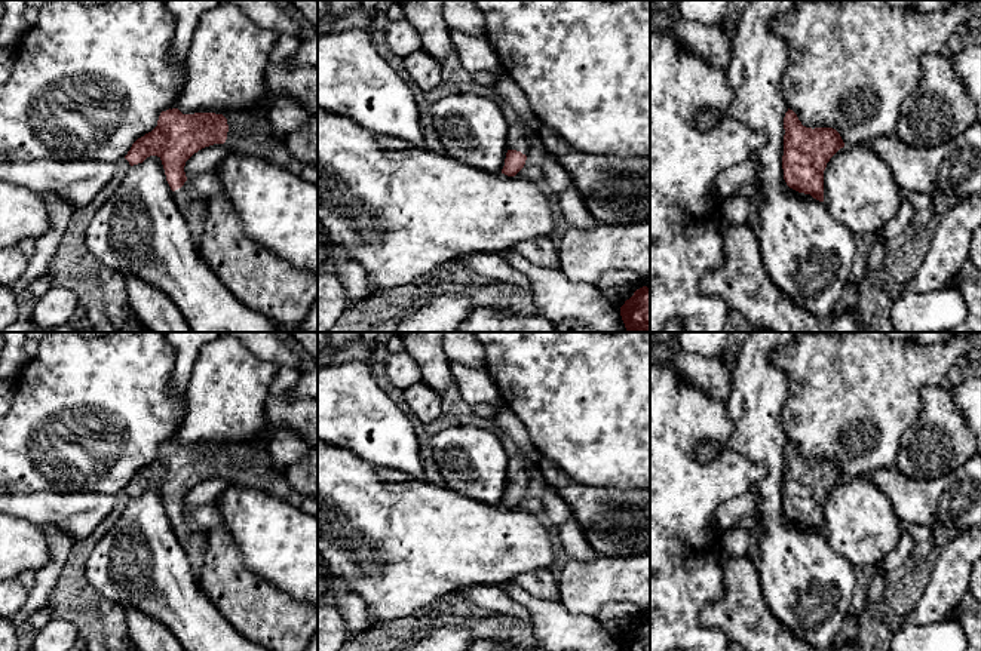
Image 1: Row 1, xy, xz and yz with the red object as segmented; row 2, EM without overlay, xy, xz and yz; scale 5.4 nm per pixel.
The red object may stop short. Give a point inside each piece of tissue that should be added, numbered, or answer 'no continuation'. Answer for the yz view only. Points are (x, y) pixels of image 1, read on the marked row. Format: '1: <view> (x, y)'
no continuation

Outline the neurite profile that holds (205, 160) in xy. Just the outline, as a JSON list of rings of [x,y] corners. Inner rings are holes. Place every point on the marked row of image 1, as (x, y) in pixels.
[[[214,144],[194,153],[184,166],[187,181],[208,172],[214,172],[220,160],[232,151],[223,144]]]

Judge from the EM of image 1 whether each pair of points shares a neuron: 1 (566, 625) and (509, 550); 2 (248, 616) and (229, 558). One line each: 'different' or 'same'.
1: different
2: same

